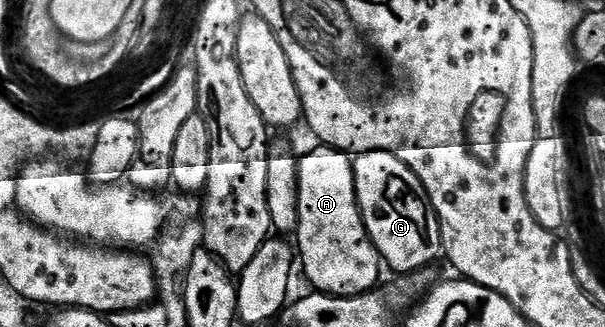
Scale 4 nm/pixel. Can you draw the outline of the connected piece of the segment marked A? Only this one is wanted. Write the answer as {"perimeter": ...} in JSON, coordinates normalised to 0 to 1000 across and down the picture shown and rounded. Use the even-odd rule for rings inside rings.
{"perimeter":[[[544,450],[524,453],[514,468],[498,471],[493,495],[489,774],[496,789],[496,823],[498,832],[499,823],[506,832],[507,853],[519,869],[514,875],[527,896],[540,896],[550,908],[593,908],[597,896],[610,896],[626,869],[625,844],[635,826],[635,801],[621,768],[598,679],[598,651],[592,642],[580,471]]]}

